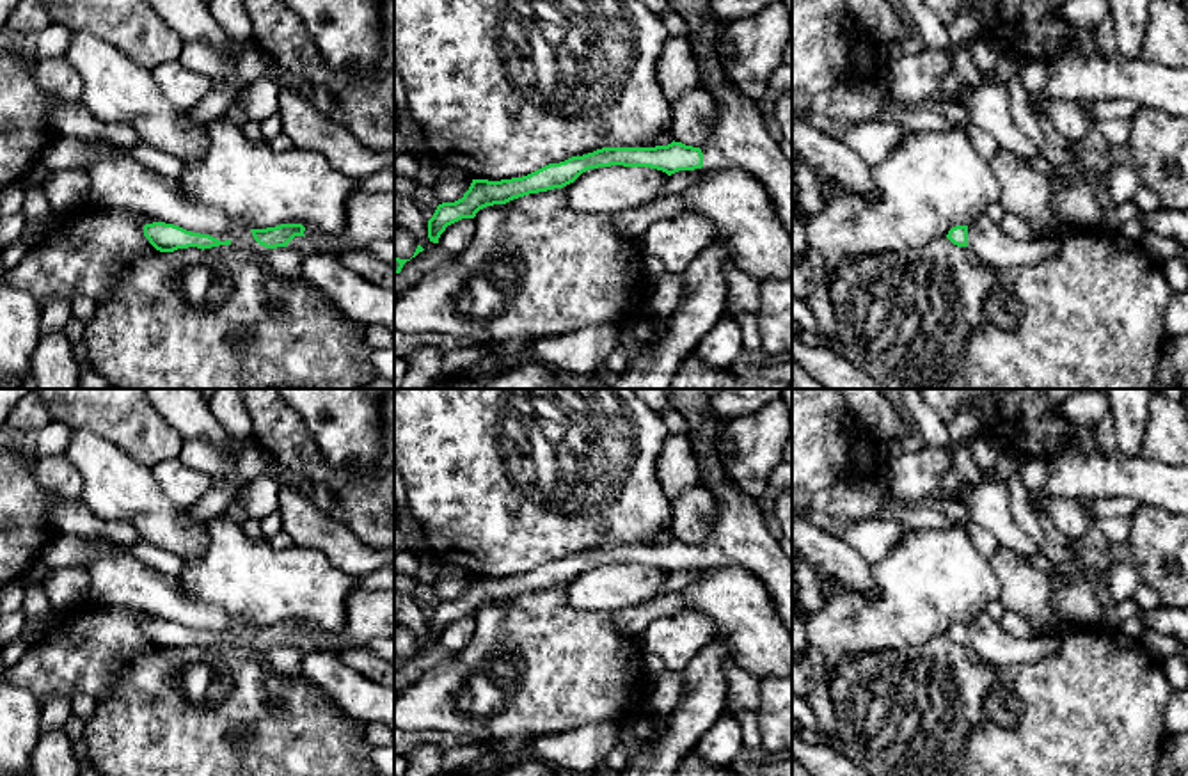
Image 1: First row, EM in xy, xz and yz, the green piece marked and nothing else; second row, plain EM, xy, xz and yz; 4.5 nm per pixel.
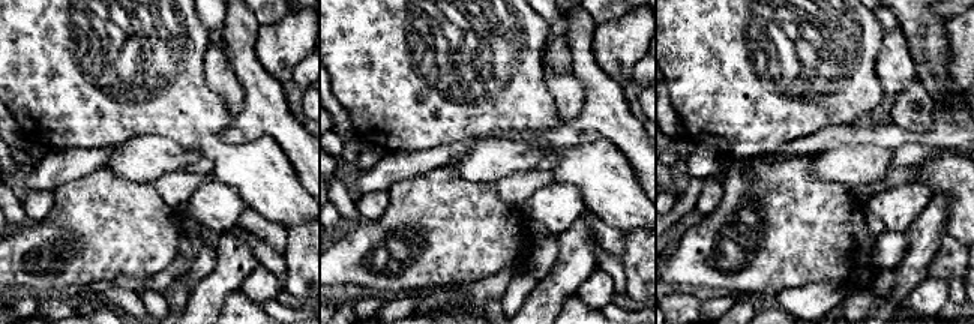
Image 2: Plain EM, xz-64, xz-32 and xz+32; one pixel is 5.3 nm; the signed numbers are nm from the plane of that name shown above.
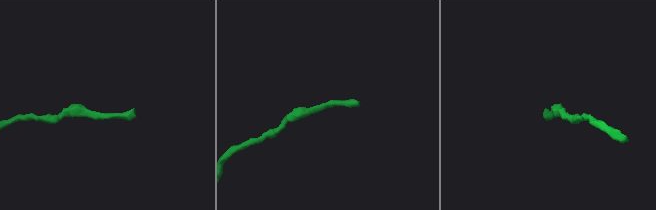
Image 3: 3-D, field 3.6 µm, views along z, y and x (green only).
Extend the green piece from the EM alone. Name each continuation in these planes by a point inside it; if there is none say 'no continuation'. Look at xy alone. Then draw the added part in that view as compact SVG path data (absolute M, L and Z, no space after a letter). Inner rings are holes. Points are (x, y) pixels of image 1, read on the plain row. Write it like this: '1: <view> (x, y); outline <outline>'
1: xy (368, 615); outline M357 588L345 604L345 625L339 632L304 629L305 634L341 648L366 646L369 641L394 637L394 591Z

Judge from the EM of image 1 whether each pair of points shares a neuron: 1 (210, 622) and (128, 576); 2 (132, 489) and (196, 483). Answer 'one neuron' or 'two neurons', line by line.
1: one neuron
2: two neurons

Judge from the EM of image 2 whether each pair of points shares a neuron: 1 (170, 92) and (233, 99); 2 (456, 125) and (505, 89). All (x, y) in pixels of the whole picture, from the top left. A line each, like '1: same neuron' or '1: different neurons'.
1: different neurons
2: same neuron

